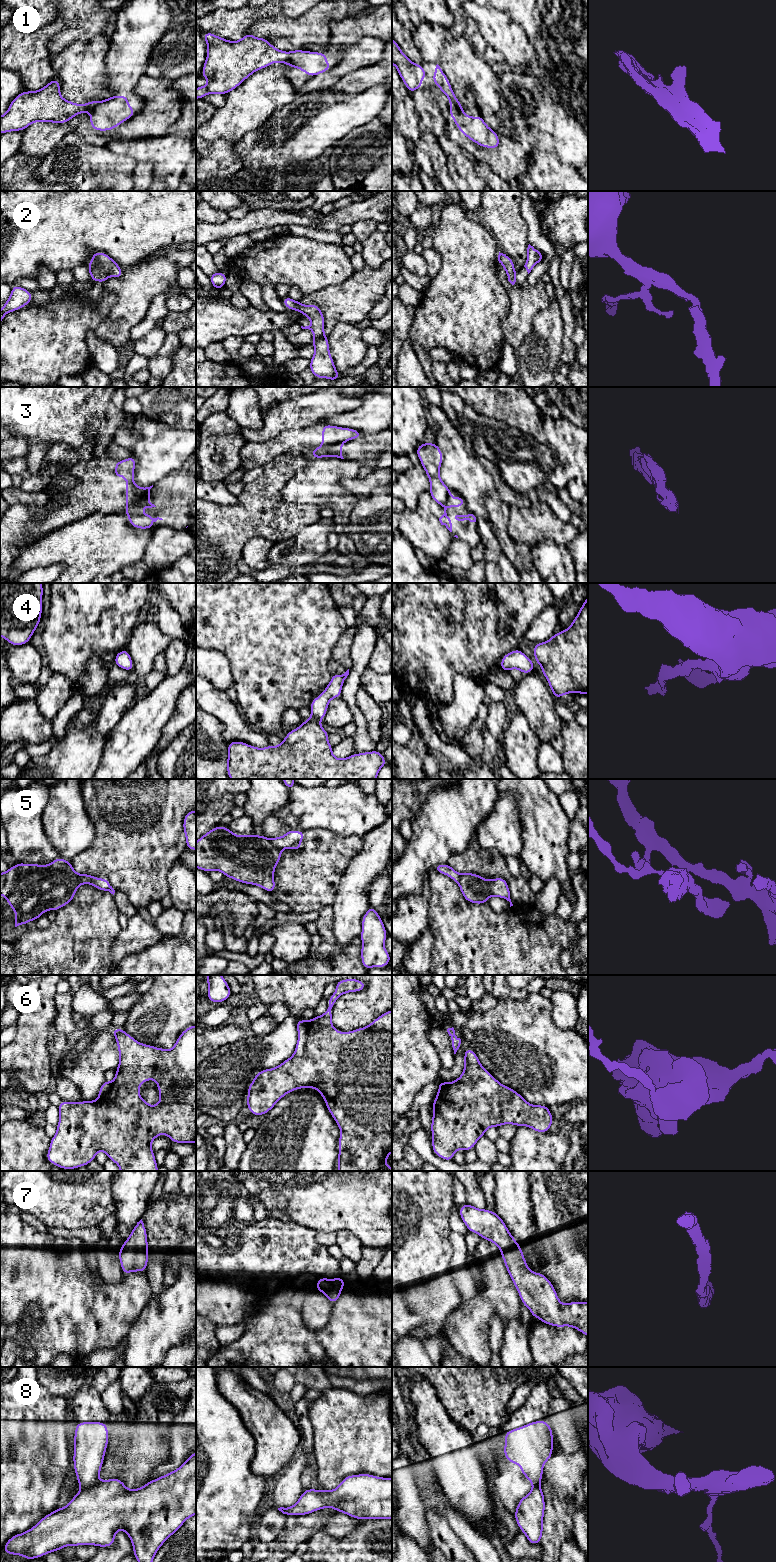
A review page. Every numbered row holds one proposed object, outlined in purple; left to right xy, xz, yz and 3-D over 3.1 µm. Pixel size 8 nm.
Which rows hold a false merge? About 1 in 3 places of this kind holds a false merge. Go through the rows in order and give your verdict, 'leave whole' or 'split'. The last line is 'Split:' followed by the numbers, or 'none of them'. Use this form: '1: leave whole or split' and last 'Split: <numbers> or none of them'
1: split
2: leave whole
3: split
4: leave whole
5: split
6: leave whole
7: leave whole
8: split
Split: 1, 3, 5, 8

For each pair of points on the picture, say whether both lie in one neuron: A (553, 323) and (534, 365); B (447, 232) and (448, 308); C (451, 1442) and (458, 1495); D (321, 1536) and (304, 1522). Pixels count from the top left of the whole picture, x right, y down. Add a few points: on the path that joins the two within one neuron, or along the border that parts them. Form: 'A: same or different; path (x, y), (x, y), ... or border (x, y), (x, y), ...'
A: same; path (547, 333), (546, 341), (538, 355)
B: same; path (457, 251), (457, 289)
C: same; path (456, 1455), (458, 1482)
D: different; border (322, 1529), (315, 1532), (306, 1541)

